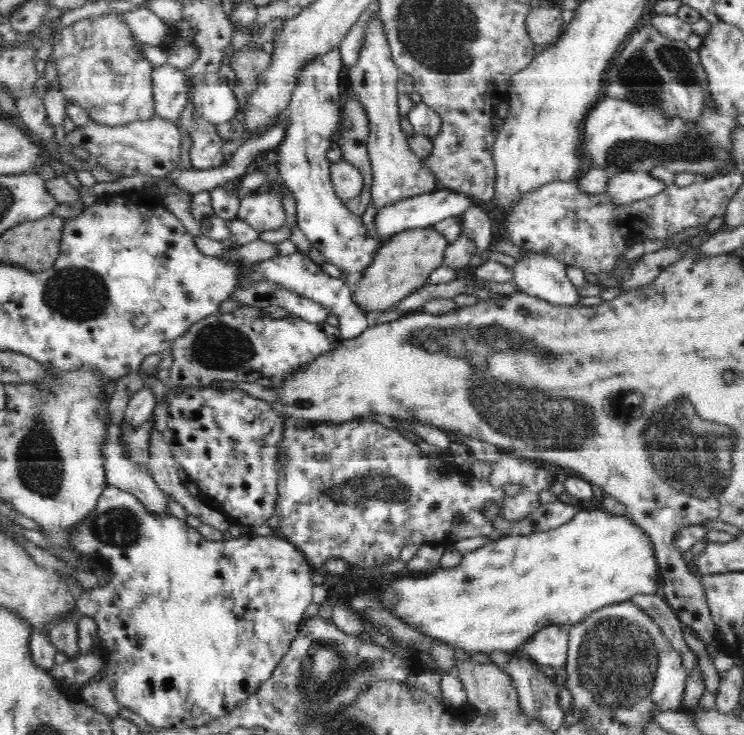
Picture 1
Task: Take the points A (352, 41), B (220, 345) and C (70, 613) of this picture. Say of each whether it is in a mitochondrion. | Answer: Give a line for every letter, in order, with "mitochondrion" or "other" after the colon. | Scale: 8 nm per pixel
A: other
B: mitochondrion
C: other

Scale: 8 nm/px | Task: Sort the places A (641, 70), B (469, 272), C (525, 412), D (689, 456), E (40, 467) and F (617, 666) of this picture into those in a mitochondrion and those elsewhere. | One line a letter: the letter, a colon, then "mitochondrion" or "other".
A: mitochondrion
B: other
C: mitochondrion
D: mitochondrion
E: mitochondrion
F: mitochondrion

